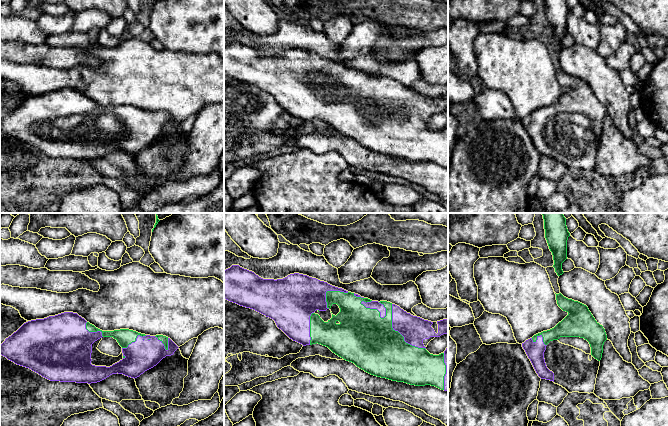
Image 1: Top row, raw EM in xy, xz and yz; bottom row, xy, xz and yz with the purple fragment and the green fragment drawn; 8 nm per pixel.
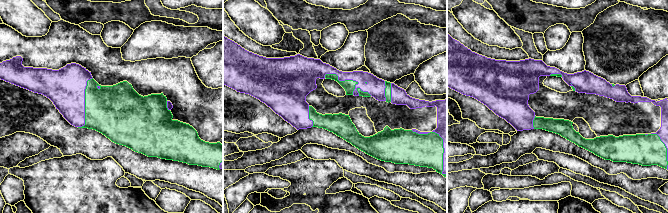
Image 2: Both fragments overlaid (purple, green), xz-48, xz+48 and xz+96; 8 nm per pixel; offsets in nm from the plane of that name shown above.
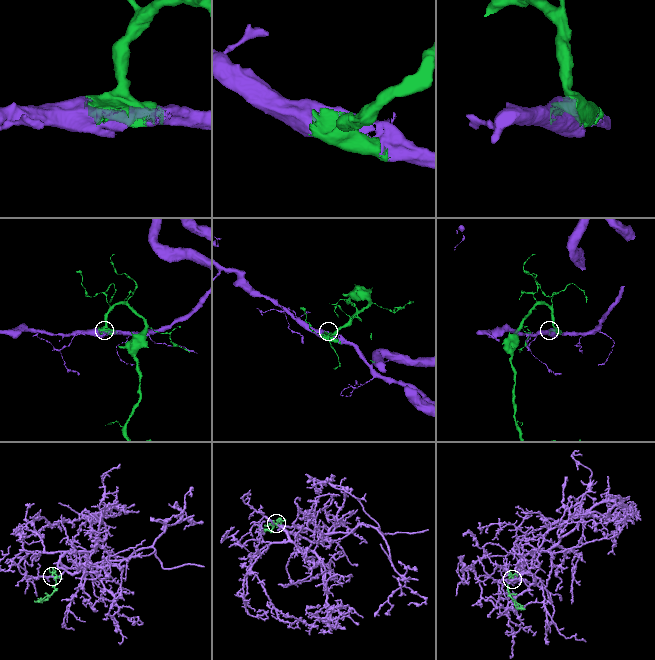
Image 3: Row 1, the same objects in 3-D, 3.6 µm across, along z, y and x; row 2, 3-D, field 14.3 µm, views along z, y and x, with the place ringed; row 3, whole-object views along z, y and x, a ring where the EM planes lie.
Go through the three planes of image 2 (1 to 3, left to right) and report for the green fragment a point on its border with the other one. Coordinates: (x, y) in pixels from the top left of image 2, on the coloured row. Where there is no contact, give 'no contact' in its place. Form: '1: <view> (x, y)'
1: xz-48 (84, 103)
2: xz+48 (350, 79)
3: xz+96 (532, 122)

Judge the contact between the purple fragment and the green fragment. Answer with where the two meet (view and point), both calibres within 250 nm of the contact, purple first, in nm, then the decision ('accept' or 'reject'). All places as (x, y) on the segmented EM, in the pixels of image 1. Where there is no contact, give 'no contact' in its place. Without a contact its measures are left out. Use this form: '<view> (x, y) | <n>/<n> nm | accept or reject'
xz (398, 331) | 220/420 nm | accept

